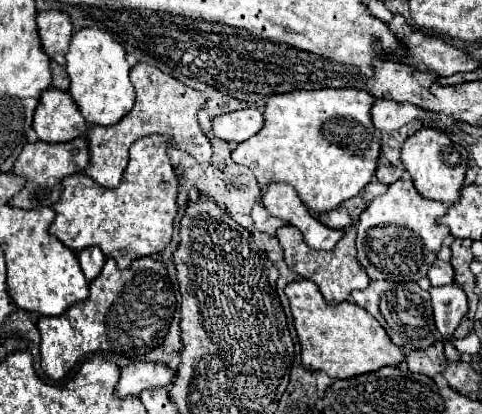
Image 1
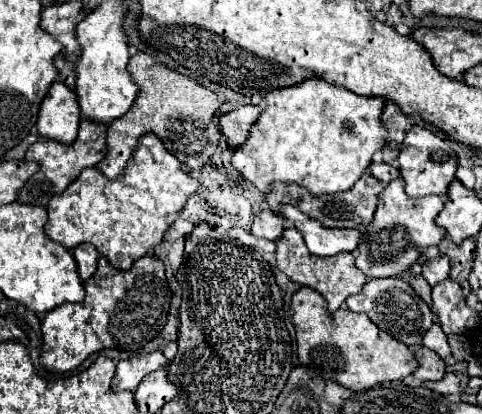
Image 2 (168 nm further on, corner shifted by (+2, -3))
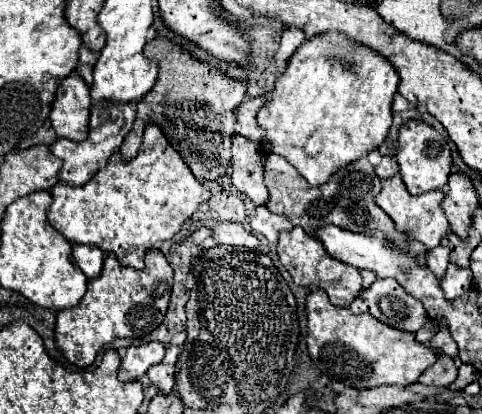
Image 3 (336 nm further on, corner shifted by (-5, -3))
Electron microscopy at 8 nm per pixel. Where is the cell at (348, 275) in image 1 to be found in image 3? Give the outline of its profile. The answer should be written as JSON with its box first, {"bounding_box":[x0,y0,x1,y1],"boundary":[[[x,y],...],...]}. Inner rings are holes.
{"bounding_box":[276,226,362,306],"boundary":[[[296,226],[288,232],[280,232],[276,248],[278,248],[280,262],[290,272],[294,284],[324,290],[330,296],[330,302],[334,306],[348,306],[360,294],[360,288],[362,288],[360,272],[356,268],[352,268],[348,264],[342,264],[342,262],[334,260],[332,256],[328,256],[322,242],[316,236],[306,234],[300,226]]]}

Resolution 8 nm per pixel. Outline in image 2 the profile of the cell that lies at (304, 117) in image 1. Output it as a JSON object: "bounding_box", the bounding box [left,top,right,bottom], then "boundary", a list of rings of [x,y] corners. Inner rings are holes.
{"bounding_box":[231,80,387,196],"boundary":[[[303,80],[293,88],[271,90],[265,100],[267,108],[261,112],[257,124],[253,124],[247,142],[235,148],[231,160],[233,166],[261,192],[271,192],[273,182],[295,182],[313,196],[345,192],[365,174],[371,164],[371,156],[381,150],[387,140],[387,130],[379,122],[385,106],[385,100],[381,98],[363,98],[325,80]]]}

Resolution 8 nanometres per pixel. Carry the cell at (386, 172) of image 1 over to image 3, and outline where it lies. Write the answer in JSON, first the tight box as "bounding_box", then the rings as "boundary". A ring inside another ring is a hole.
{"bounding_box":[374,156,398,178],"boundary":[[[382,156],[382,162],[374,168],[374,172],[380,176],[380,178],[390,178],[394,174],[398,174],[398,164],[392,156]]]}

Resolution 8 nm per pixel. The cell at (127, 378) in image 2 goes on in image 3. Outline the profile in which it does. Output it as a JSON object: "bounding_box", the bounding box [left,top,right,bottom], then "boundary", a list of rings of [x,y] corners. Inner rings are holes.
{"bounding_box":[118,342,164,382],"boundary":[[[146,342],[140,346],[128,346],[126,356],[122,358],[118,378],[122,382],[138,380],[146,374],[152,364],[158,364],[164,358],[164,344],[162,342]]]}

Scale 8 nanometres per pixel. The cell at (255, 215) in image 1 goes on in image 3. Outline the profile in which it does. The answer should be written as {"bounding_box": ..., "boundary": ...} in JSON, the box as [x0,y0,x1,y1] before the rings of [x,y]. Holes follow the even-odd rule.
{"bounding_box":[250,206,292,244],"boundary":[[[258,206],[256,208],[256,214],[254,214],[250,226],[252,226],[252,232],[262,234],[270,244],[278,242],[278,234],[282,230],[290,230],[292,228],[292,224],[290,224],[290,220],[286,216],[272,214],[272,212],[268,212],[266,206]]]}

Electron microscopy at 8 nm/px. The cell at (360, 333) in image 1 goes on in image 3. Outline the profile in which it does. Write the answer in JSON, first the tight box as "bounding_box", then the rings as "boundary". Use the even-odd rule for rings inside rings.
{"bounding_box":[306,290,436,388],"boundary":[[[314,290],[306,298],[308,314],[308,354],[316,368],[328,378],[350,388],[376,388],[382,384],[408,386],[436,362],[436,352],[420,344],[414,334],[396,330],[368,314],[354,314],[348,308],[330,304],[328,294]]]}

